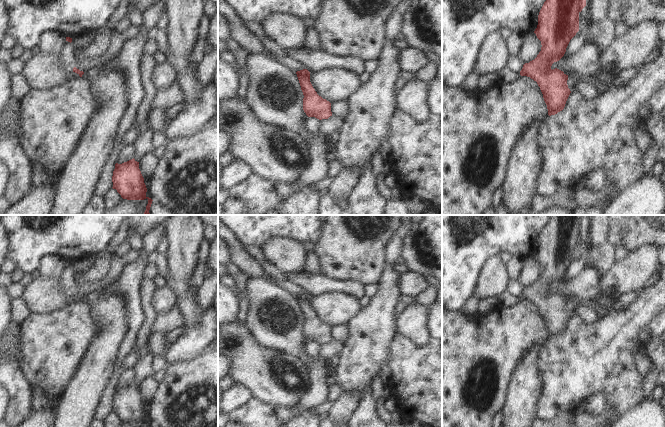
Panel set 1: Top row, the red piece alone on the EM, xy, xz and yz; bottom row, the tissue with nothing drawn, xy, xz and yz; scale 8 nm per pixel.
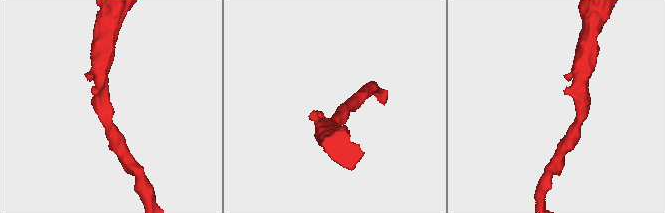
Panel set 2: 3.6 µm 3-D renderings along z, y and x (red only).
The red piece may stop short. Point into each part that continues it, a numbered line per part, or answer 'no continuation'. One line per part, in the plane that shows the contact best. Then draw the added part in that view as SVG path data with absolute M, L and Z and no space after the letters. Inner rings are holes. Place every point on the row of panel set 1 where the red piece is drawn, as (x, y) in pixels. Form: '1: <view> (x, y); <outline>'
no continuation

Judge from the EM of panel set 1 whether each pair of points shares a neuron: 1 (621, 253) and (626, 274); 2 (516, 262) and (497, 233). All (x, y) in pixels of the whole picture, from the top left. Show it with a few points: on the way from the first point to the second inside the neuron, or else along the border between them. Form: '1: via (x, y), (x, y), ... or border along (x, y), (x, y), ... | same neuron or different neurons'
1: border along (630, 251), (625, 257), (616, 261) | different neurons
2: border along (512, 255), (516, 255), (522, 260) | different neurons

